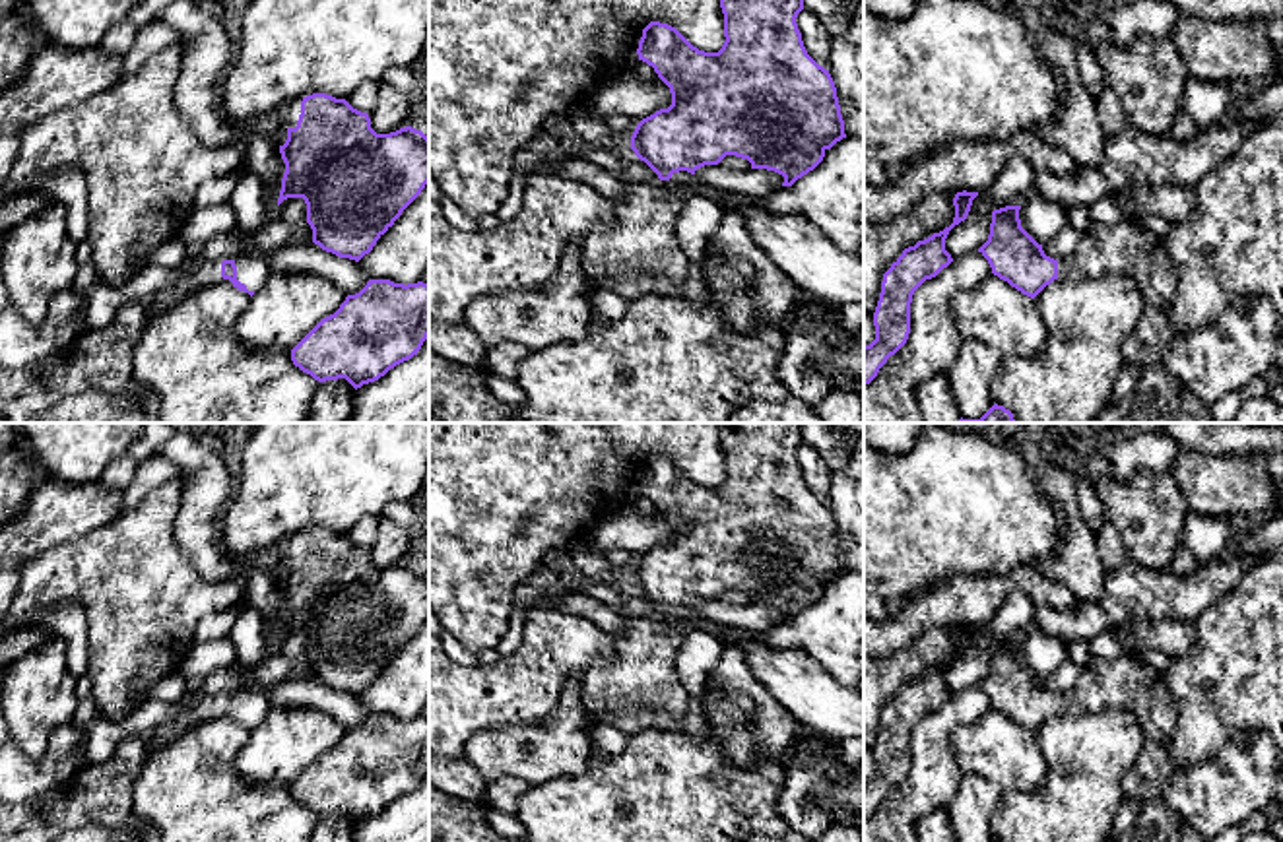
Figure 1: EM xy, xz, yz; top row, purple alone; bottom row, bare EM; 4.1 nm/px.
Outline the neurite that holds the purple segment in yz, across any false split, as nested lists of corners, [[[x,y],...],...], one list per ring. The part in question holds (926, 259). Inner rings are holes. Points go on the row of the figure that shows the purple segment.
[[[957,192],[953,198],[953,223],[905,248],[883,274],[881,293],[873,312],[875,340],[864,345],[864,384],[870,384],[887,359],[906,343],[912,295],[926,279],[936,277],[953,262],[945,250],[945,239],[955,225],[967,219],[976,196],[978,192]]]

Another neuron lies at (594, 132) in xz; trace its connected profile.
[[[596,93],[578,101],[576,109],[571,113],[573,126],[586,146],[621,151],[621,140],[609,132],[604,120],[590,113],[594,95]]]

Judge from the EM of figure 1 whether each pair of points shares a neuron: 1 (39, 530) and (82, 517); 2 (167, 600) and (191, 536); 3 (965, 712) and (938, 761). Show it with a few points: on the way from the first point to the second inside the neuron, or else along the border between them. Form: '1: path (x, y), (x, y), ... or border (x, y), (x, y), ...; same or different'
1: path (49, 520), (53, 517), (72, 517); same
2: border (177, 509), (175, 544), (202, 577), (218, 582); different
3: path (952, 720), (938, 734), (938, 747); same

